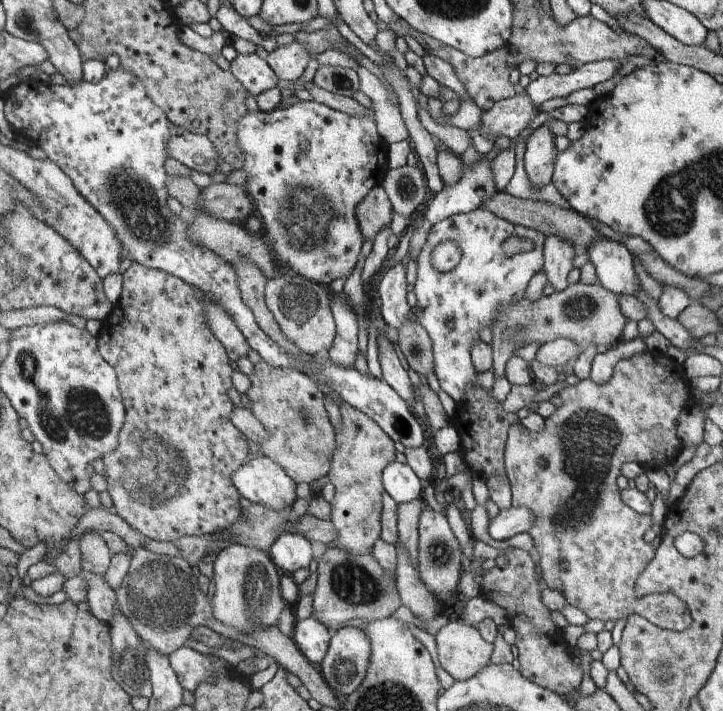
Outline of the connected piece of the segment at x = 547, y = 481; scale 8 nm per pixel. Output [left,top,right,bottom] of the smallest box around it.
[505,351,690,623]

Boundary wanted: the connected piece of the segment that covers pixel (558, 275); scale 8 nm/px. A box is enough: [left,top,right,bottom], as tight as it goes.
[546,236,577,292]

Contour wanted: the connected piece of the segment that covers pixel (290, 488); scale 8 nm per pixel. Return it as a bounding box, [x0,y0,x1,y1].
[233,454,298,512]

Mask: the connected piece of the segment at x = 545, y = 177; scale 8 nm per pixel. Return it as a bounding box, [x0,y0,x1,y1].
[524,126,558,190]

